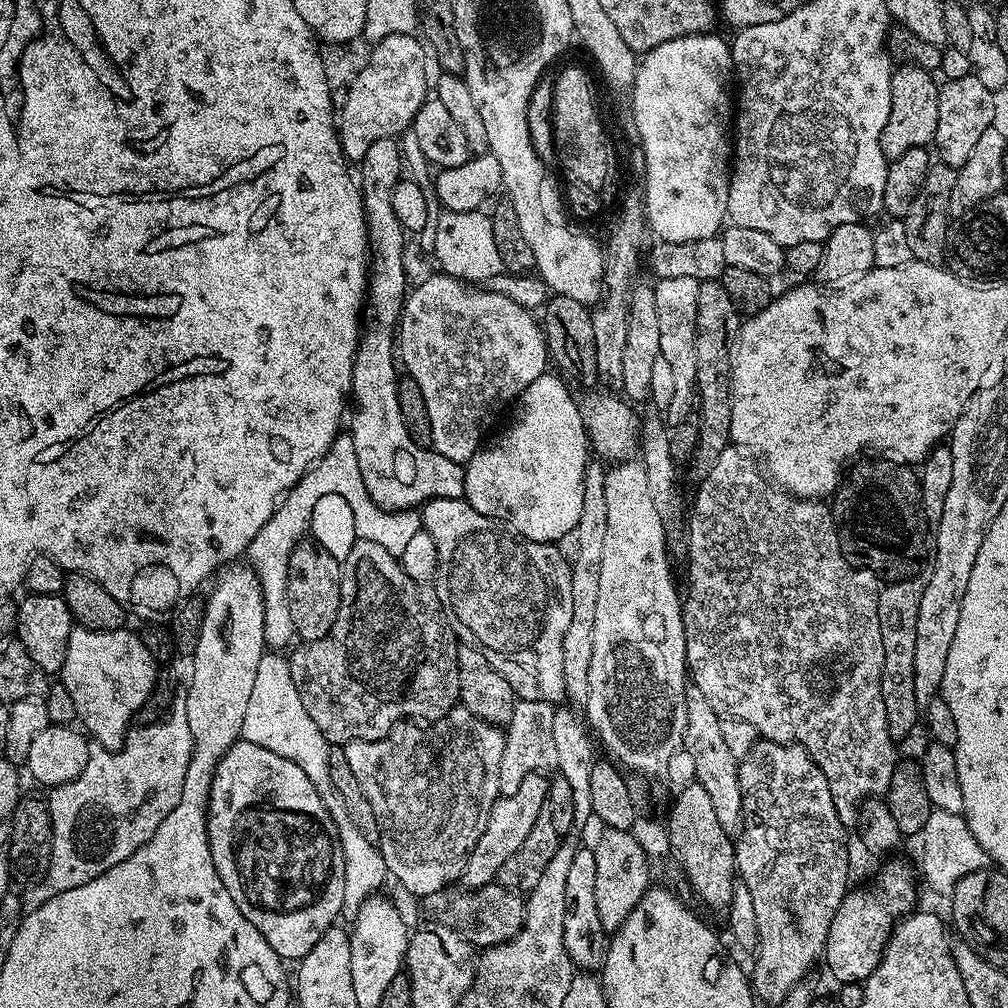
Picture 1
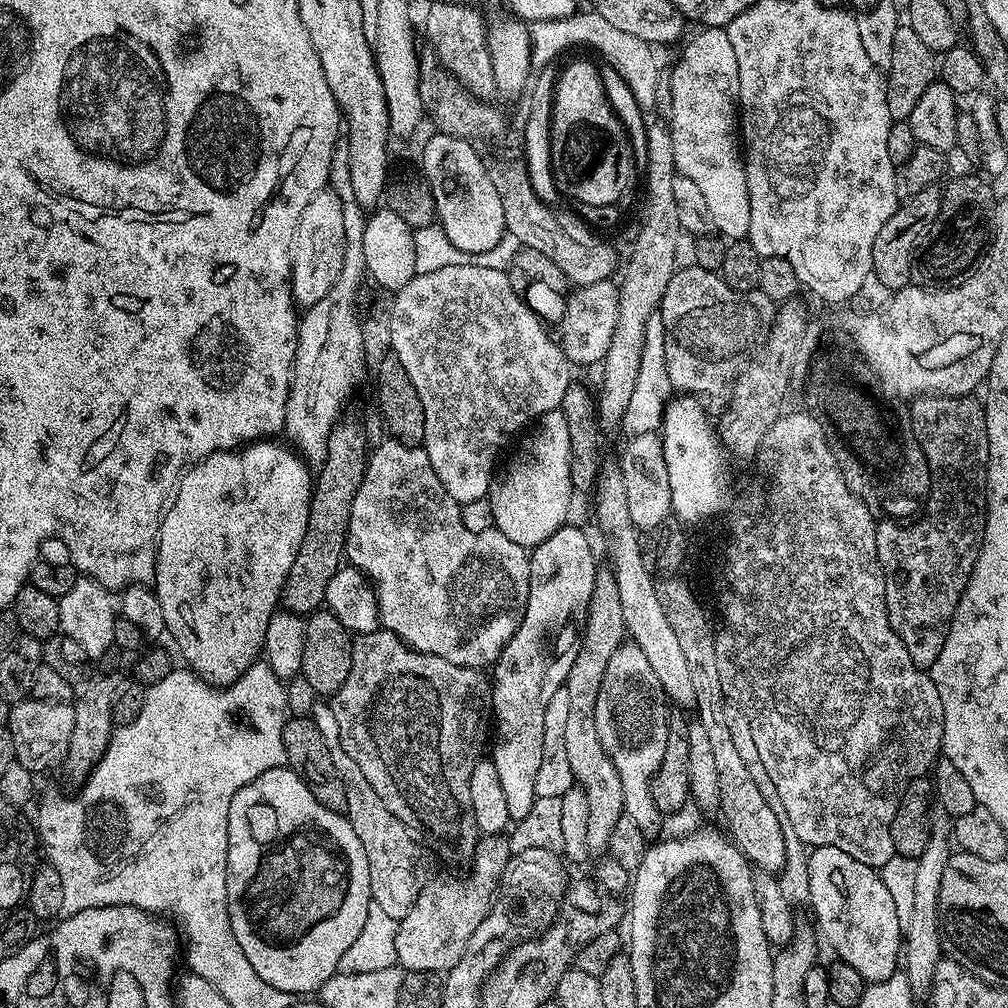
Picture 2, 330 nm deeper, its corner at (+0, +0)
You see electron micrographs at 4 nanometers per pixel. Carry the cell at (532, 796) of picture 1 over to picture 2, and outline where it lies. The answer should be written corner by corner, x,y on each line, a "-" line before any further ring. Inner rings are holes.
481,835
467,869
468,877
461,884
456,880
429,879
428,885
418,894
414,906
410,906
410,914
406,914
406,918
396,925
396,964
408,972
444,974
453,968
464,957
466,942
470,942
474,930
482,926
482,918
486,918
492,909
496,887
500,885
513,853
509,841
503,835

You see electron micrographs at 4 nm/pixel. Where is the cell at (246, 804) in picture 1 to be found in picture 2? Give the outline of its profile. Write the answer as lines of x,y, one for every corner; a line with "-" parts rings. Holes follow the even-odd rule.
285,766
283,768
271,768
254,782
242,786
238,794
234,794
234,802
230,802
230,818
228,819
228,853
226,854
226,894
228,895
228,917
234,938
238,938
238,946
242,946
242,954
250,961
250,966
254,966
258,978
274,990
292,993
293,997
300,998
305,994
319,993
322,985
331,976
335,976
340,971
342,954
354,946
354,938
362,934
362,926
366,922
366,914
372,905
372,891
370,890
370,866
366,862
366,850
362,850
362,842
358,842
358,834
354,834
354,826
350,826
347,815
326,810
314,794
302,782
302,778
297,772

